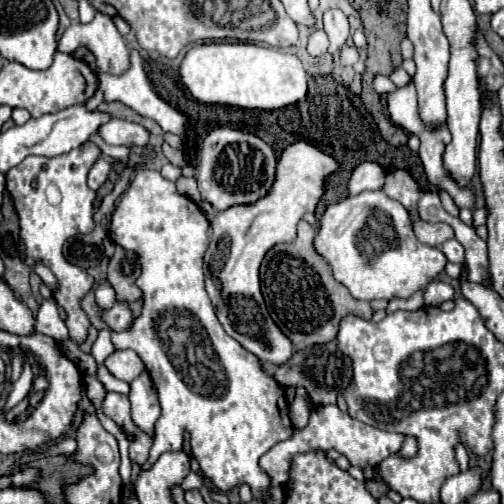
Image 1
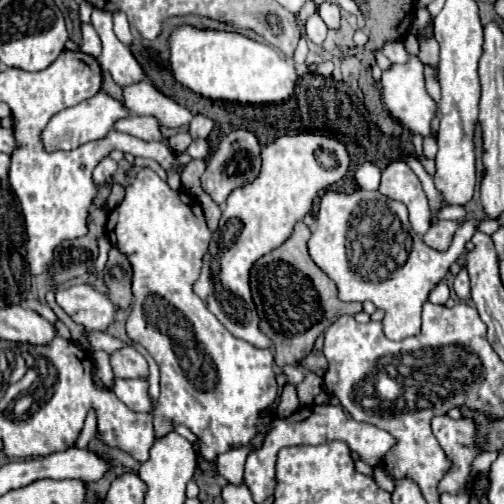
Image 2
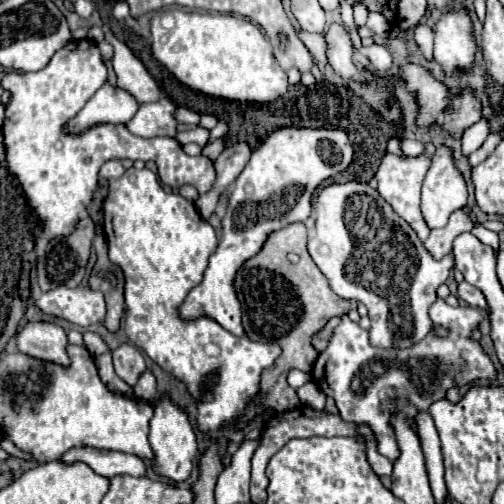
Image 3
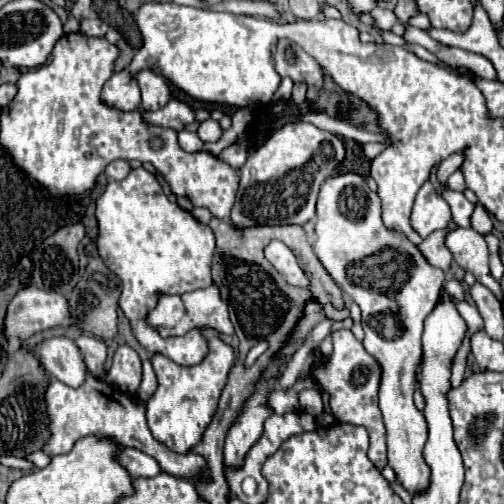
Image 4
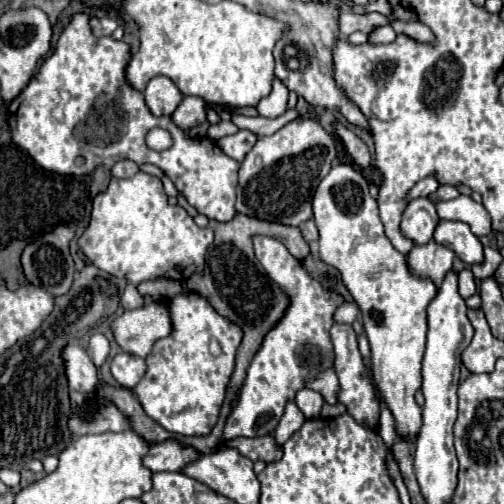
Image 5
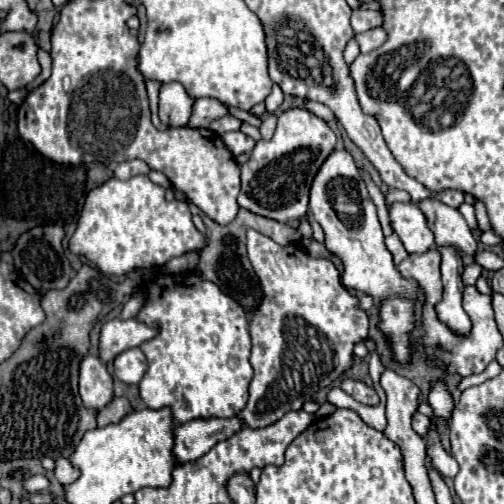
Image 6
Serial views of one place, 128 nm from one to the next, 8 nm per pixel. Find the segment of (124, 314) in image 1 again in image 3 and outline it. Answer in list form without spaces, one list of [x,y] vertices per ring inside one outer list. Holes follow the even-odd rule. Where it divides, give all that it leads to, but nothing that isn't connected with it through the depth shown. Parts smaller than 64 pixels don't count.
[[[76,286],[76,288],[54,288],[50,292],[44,292],[40,300],[36,300],[42,312],[60,316],[76,326],[92,326],[104,320],[106,316],[106,304],[104,296],[98,290],[92,290],[88,286]]]

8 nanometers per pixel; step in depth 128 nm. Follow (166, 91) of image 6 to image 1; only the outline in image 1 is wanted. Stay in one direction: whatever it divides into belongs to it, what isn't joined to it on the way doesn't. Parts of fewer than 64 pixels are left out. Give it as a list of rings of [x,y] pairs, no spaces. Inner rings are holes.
[[[98,12],[88,24],[70,24],[58,38],[60,52],[72,54],[80,46],[96,56],[98,72],[122,74],[130,66],[128,48],[122,34],[116,30],[112,18],[102,12]]]

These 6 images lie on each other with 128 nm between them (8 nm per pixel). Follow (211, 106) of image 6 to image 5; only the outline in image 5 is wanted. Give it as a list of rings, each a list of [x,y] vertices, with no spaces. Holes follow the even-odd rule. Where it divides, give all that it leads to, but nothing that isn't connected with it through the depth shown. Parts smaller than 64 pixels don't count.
[[[184,96],[182,102],[178,104],[176,112],[170,118],[178,128],[190,130],[196,124],[206,120],[206,102],[200,98],[194,98],[194,96]]]

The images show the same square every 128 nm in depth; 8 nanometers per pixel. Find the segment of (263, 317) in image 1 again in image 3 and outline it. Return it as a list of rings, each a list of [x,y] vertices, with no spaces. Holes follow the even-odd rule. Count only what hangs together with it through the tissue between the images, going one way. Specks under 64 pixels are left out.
[[[280,128],[270,134],[266,142],[254,150],[248,166],[230,190],[226,216],[222,218],[222,240],[210,256],[204,280],[190,290],[186,302],[180,306],[182,318],[198,318],[200,314],[206,314],[234,336],[244,336],[242,308],[234,288],[236,272],[248,258],[260,252],[270,232],[292,222],[304,222],[312,212],[310,202],[314,190],[324,180],[344,172],[350,166],[352,156],[352,142],[342,130]]]

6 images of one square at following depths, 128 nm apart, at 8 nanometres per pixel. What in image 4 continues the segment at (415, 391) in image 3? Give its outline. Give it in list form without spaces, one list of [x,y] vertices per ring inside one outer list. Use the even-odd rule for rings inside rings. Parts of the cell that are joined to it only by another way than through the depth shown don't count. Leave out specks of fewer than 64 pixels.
[[[342,328],[334,332],[334,348],[332,354],[322,360],[314,372],[315,380],[323,392],[330,395],[330,408],[338,422],[364,426],[370,434],[370,450],[368,456],[376,468],[386,466],[386,432],[382,424],[382,416],[378,410],[378,388],[380,388],[380,364],[374,356],[370,356],[362,342],[356,340],[352,330]]]

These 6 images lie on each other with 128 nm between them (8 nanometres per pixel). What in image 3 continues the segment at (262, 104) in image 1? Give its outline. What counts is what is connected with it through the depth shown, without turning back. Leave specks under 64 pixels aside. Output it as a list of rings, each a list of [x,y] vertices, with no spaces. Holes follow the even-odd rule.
[[[166,10],[150,22],[152,52],[182,84],[188,88],[238,102],[274,102],[288,88],[288,76],[276,62],[264,32],[248,20],[200,14],[184,10]]]

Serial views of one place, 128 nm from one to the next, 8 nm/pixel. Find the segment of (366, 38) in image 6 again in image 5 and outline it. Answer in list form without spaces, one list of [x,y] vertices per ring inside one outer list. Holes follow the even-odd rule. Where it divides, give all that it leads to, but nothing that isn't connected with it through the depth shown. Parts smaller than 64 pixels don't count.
[[[380,26],[376,28],[372,34],[370,34],[370,42],[372,44],[388,44],[388,42],[394,42],[396,40],[396,32],[392,26]]]

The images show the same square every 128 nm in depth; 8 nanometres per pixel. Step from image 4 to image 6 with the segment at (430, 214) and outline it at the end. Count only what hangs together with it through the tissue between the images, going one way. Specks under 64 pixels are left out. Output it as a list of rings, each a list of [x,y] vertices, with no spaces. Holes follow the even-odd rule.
[[[392,204],[390,206],[390,222],[394,232],[400,236],[404,248],[410,254],[424,254],[434,244],[434,234],[428,228],[424,212],[414,204]]]

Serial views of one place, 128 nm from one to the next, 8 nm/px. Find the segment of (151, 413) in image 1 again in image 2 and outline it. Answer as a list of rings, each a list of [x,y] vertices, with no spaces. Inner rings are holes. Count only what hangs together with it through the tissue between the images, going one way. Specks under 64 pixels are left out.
[[[116,378],[114,394],[134,412],[152,412],[154,404],[148,396],[148,380],[120,380]]]

